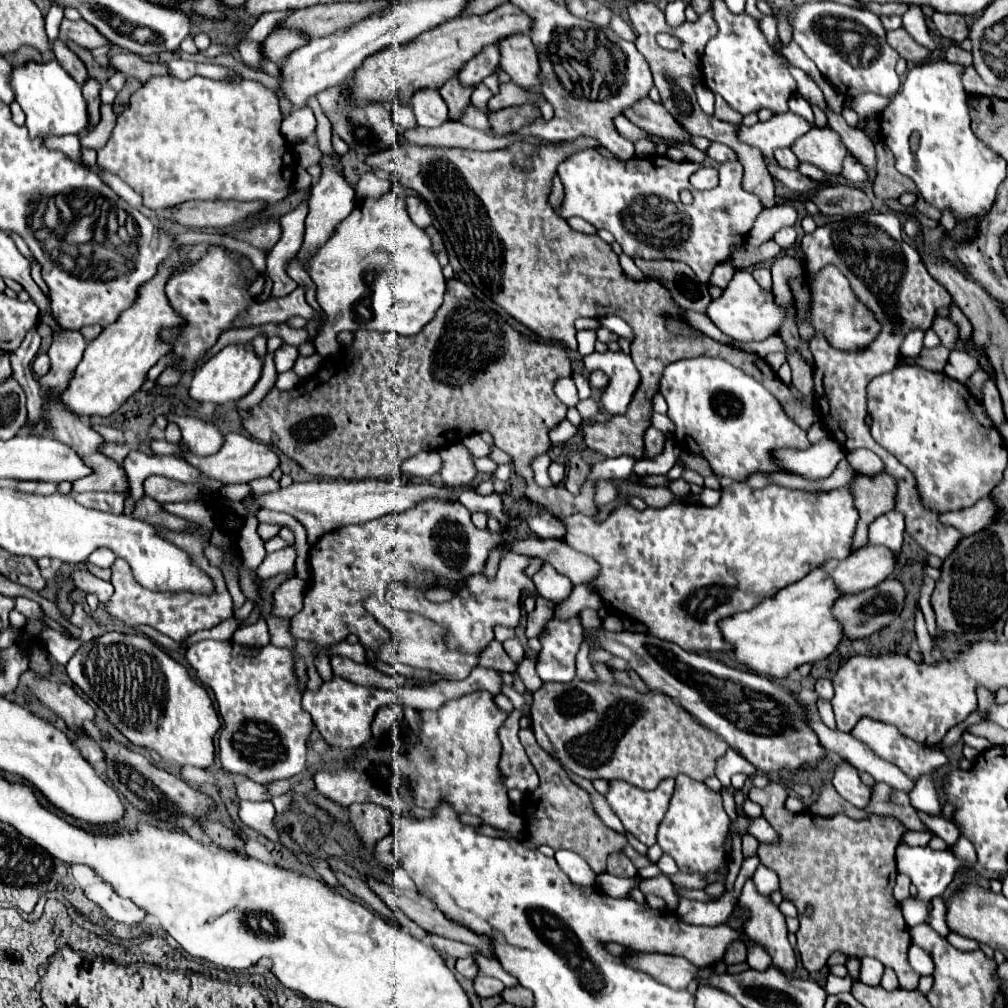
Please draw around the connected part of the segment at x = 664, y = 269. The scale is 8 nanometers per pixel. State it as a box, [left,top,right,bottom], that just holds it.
[634,258,712,314]

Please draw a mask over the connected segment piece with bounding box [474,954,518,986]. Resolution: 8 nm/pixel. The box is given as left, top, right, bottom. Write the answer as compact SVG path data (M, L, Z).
M474 954L474 960L476 960L478 968L480 968L480 974L494 976L494 978L498 978L502 984L506 984L506 986L516 986L516 984L518 984L518 980L516 980L514 976L510 976L510 974L502 968L502 964L498 964L498 960L490 960L490 958L482 956L482 954Z

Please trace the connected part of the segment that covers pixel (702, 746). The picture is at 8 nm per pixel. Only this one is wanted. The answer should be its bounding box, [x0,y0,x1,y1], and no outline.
[532,678,728,790]

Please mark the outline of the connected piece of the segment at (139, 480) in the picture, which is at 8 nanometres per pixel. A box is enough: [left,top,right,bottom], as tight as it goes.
[124,452,222,498]

